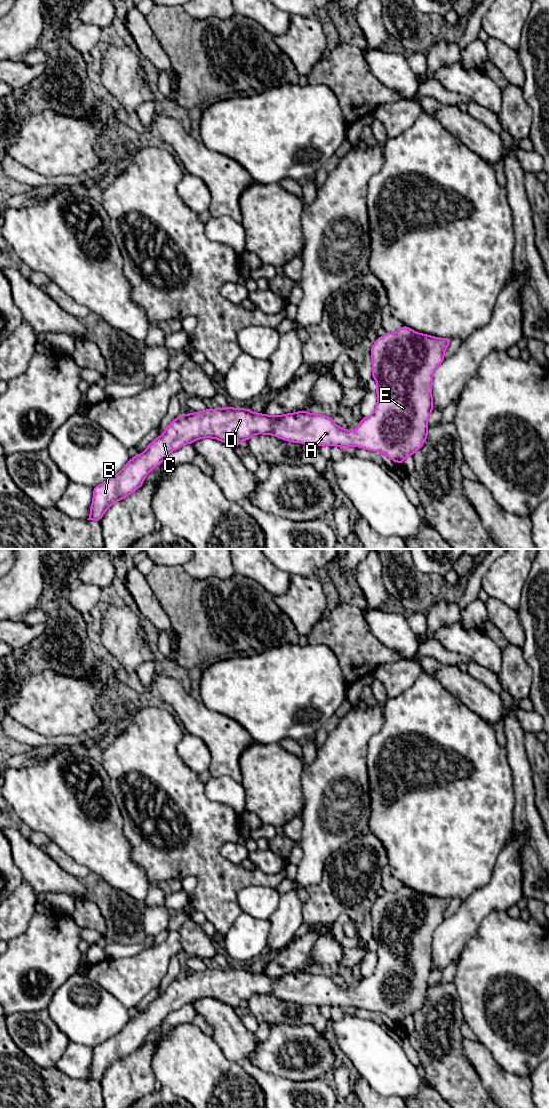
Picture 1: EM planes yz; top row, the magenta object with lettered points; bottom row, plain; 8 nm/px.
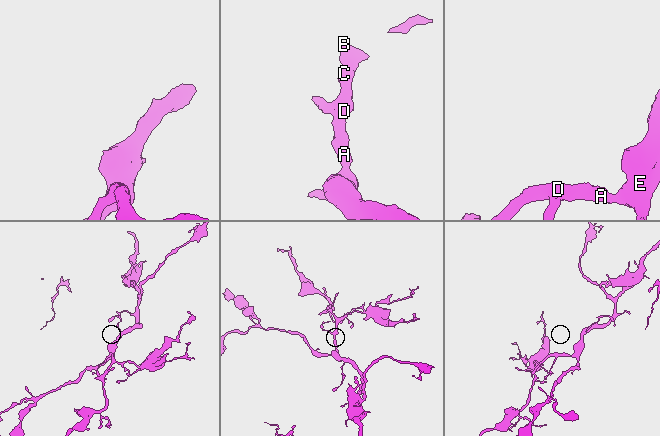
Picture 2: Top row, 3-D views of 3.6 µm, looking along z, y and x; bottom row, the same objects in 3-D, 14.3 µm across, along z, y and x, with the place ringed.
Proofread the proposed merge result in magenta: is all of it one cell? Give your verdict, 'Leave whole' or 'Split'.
Leave whole

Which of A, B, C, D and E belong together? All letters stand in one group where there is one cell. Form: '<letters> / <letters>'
A B C D E

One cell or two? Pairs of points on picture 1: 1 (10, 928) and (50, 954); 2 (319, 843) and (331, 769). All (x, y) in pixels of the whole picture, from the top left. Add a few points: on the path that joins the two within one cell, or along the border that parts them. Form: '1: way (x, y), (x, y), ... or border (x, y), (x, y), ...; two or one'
1: border (33, 915), (27, 928), (10, 940); two
2: way (317, 825), (315, 809), (323, 787); one

